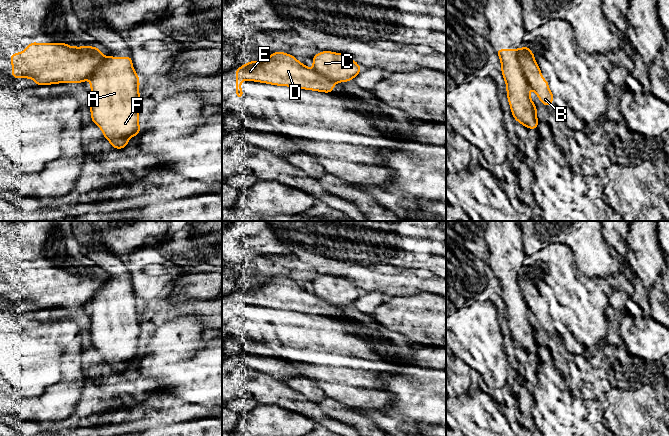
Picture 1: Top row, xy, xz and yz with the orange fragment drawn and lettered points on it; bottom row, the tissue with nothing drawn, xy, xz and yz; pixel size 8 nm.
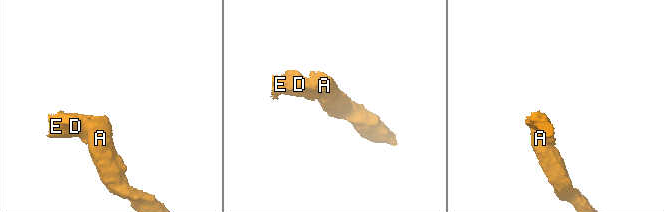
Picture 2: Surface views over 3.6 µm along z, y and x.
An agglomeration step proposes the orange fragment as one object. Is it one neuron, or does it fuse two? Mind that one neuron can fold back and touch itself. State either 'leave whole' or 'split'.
split

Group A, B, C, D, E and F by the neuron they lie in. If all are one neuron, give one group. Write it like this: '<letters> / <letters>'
A C F / B D E

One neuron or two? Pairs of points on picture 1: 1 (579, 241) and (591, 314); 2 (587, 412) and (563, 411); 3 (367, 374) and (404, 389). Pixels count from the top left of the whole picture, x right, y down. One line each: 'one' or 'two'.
1: two
2: one
3: two

